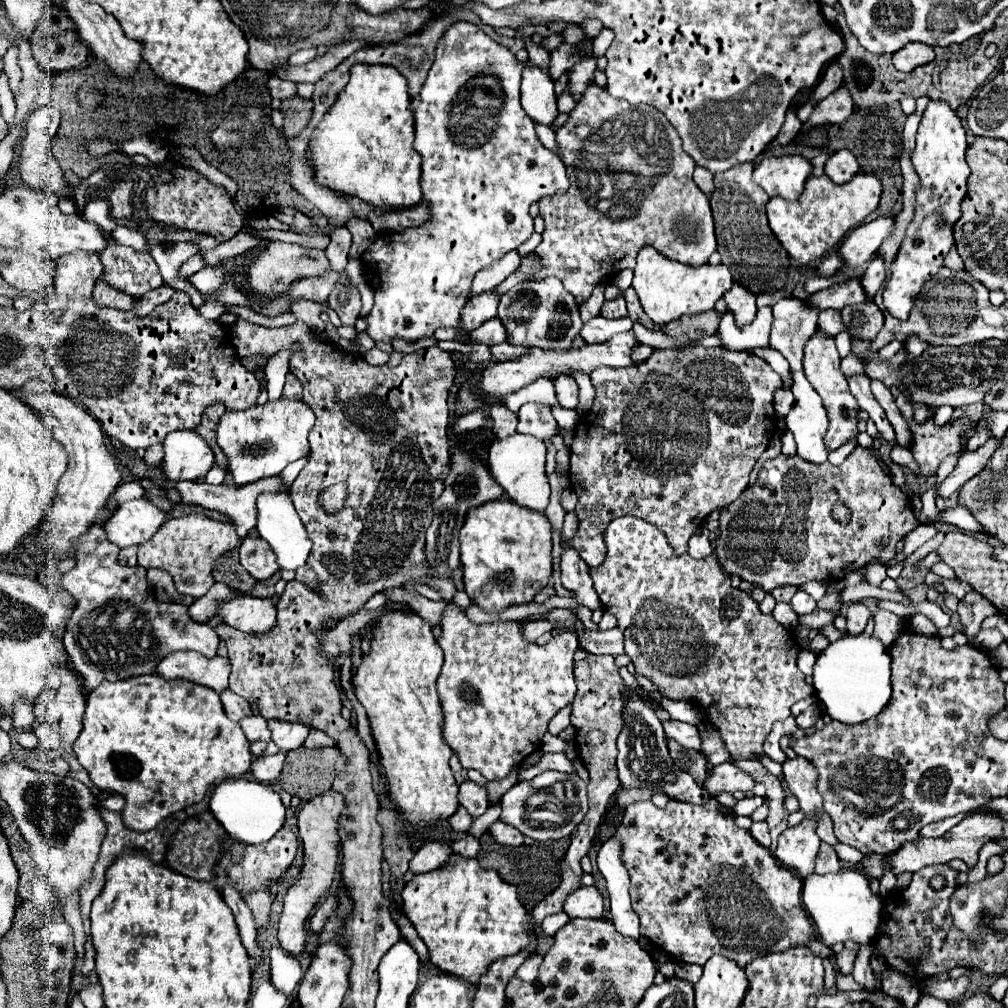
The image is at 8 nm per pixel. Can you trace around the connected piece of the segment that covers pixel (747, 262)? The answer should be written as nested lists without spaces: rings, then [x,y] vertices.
[[[738,164],[726,172],[714,176],[716,192],[710,196],[710,206],[716,222],[716,238],[718,238],[718,252],[722,256],[722,264],[726,264],[734,276],[736,284],[748,288],[754,296],[758,294],[774,294],[786,286],[786,276],[780,278],[778,274],[778,238],[772,234],[766,218],[766,202],[770,200],[766,192],[752,182],[752,164]]]

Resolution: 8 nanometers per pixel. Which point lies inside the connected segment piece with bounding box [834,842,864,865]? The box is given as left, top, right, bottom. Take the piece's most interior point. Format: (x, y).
(848, 854)

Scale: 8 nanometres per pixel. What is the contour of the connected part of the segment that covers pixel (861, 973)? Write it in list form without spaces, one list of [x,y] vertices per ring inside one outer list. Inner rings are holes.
[[[862,944],[858,954],[856,954],[856,962],[854,962],[854,968],[852,968],[852,978],[864,986],[868,986],[870,992],[876,992],[876,988],[872,986],[874,982],[874,974],[872,974],[872,968],[870,968],[870,956],[872,956],[872,944]]]

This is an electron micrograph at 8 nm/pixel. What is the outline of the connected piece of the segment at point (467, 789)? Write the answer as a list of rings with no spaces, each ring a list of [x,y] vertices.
[[[468,778],[460,784],[458,800],[460,800],[460,806],[464,806],[472,818],[480,818],[490,806],[486,790]]]

